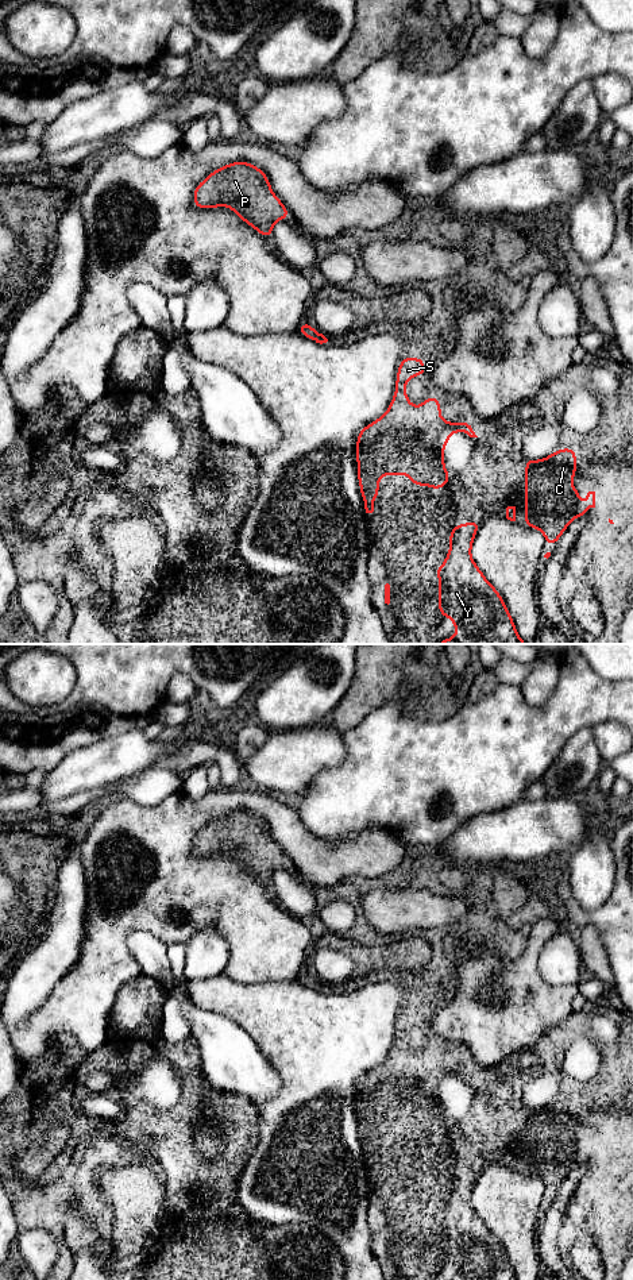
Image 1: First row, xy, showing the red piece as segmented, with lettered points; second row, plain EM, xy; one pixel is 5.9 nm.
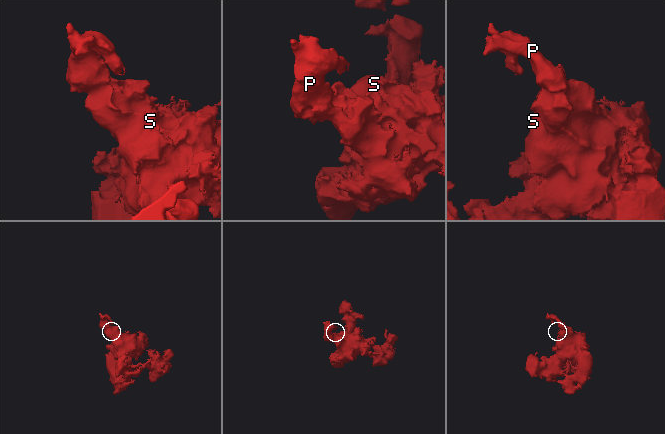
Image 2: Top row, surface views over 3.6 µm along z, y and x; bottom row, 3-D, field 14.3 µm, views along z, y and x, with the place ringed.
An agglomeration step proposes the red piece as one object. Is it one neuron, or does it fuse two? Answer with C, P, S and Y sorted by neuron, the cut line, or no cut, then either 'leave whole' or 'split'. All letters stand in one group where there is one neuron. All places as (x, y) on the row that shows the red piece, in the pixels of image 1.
C P S Y; no cut; leave whole

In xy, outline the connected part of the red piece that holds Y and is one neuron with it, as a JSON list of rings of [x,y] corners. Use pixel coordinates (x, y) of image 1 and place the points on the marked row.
[[[472,518],[468,524],[456,524],[449,531],[449,554],[444,558],[441,567],[433,571],[439,575],[439,616],[447,616],[455,622],[453,639],[440,640],[436,644],[526,644],[517,631],[516,624],[497,589],[486,579],[480,568],[471,558],[471,548],[480,524]]]

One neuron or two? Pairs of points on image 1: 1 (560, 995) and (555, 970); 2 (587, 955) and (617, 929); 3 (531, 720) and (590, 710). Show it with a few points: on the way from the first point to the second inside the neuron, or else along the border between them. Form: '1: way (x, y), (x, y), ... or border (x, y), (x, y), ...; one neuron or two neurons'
1: border (536, 963), (539, 975), (547, 983), (575, 984); two neurons
2: border (582, 926), (594, 926), (598, 930), (613, 972); two neurons
3: way (545, 720), (558, 720), (568, 710), (575, 710); one neuron

